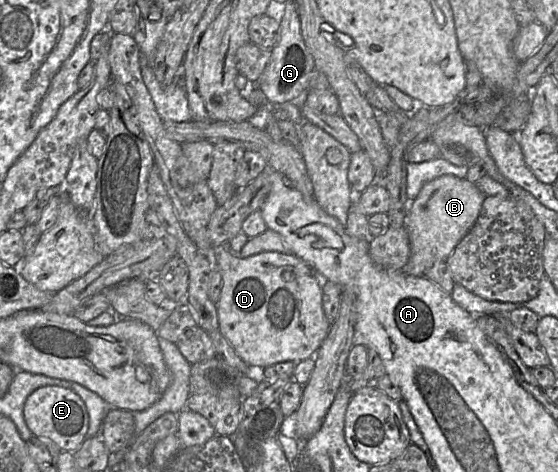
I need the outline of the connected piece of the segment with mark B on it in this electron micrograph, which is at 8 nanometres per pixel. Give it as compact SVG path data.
M442 175L426 182L416 198L409 203L409 210L404 217L403 227L409 239L410 256L402 271L413 276L425 276L425 271L431 268L436 262L446 261L456 245L474 225L485 196L474 183L469 182L465 178L457 178L453 175Z

